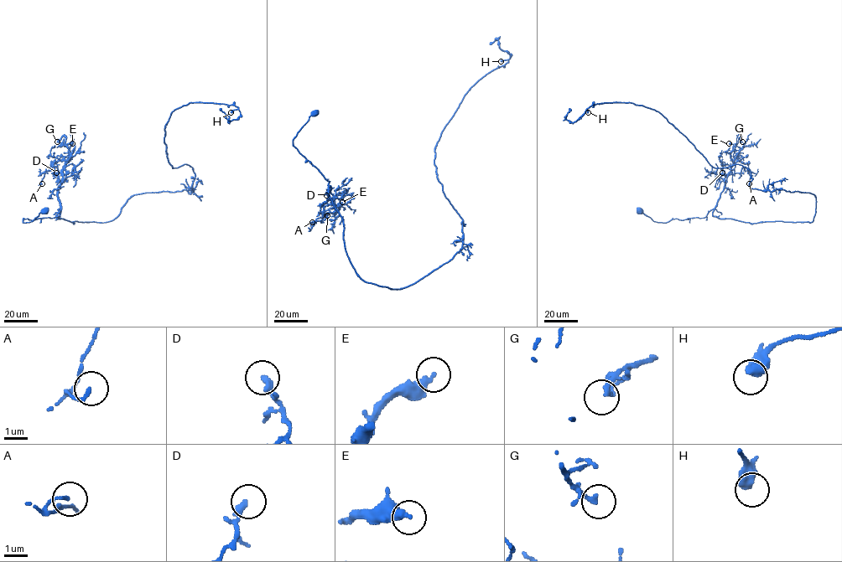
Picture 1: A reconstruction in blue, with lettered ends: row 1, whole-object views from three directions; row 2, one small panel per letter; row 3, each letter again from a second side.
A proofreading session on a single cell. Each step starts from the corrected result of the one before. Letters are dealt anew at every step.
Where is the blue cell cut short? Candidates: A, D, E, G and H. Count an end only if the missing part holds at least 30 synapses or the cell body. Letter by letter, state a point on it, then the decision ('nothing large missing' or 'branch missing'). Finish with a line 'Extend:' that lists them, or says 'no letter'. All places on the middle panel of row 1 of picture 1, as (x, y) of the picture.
A: place (312, 222); nothing large missing
D: place (326, 195); nothing large missing
E: place (342, 202); nothing large missing
G: place (327, 215); nothing large missing
H: place (501, 61); nothing large missing
Extend: no letter

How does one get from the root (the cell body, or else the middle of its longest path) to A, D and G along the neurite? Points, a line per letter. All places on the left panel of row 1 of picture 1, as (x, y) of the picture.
A: (45, 210), (23, 222), (59, 212), (62, 175), (53, 167), (42, 183)
D: (45, 210), (32, 221), (23, 222), (54, 218), (59, 212), (58, 188), (63, 181), (59, 182), (56, 172)
G: (45, 210), (32, 221), (23, 222), (54, 218), (59, 212), (58, 188), (70, 150), (64, 136), (57, 141)

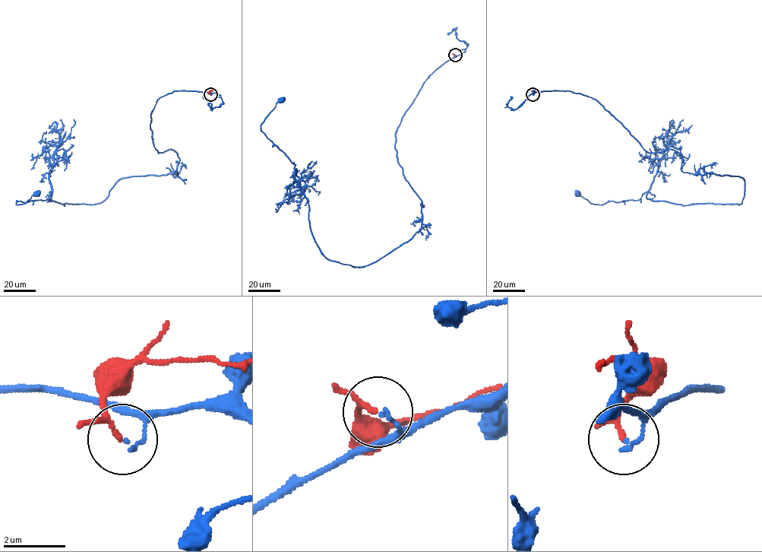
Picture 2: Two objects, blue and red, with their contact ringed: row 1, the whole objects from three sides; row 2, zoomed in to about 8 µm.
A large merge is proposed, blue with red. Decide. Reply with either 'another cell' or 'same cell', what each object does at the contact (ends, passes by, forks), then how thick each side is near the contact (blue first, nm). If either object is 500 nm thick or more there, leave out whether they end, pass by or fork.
another cell; blue ends there; red passes by; 120 nm thick on the blue side, 120 nm on the other

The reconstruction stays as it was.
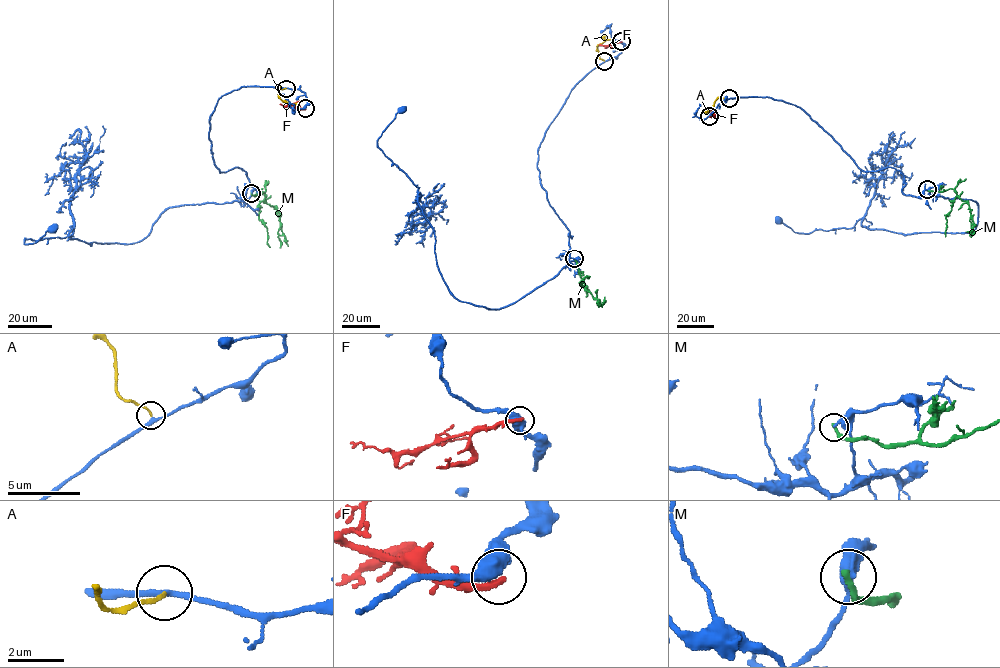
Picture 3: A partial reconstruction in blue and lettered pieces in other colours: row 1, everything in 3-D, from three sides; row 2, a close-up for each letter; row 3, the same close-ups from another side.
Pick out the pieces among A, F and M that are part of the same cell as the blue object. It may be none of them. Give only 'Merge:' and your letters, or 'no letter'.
Merge: A

